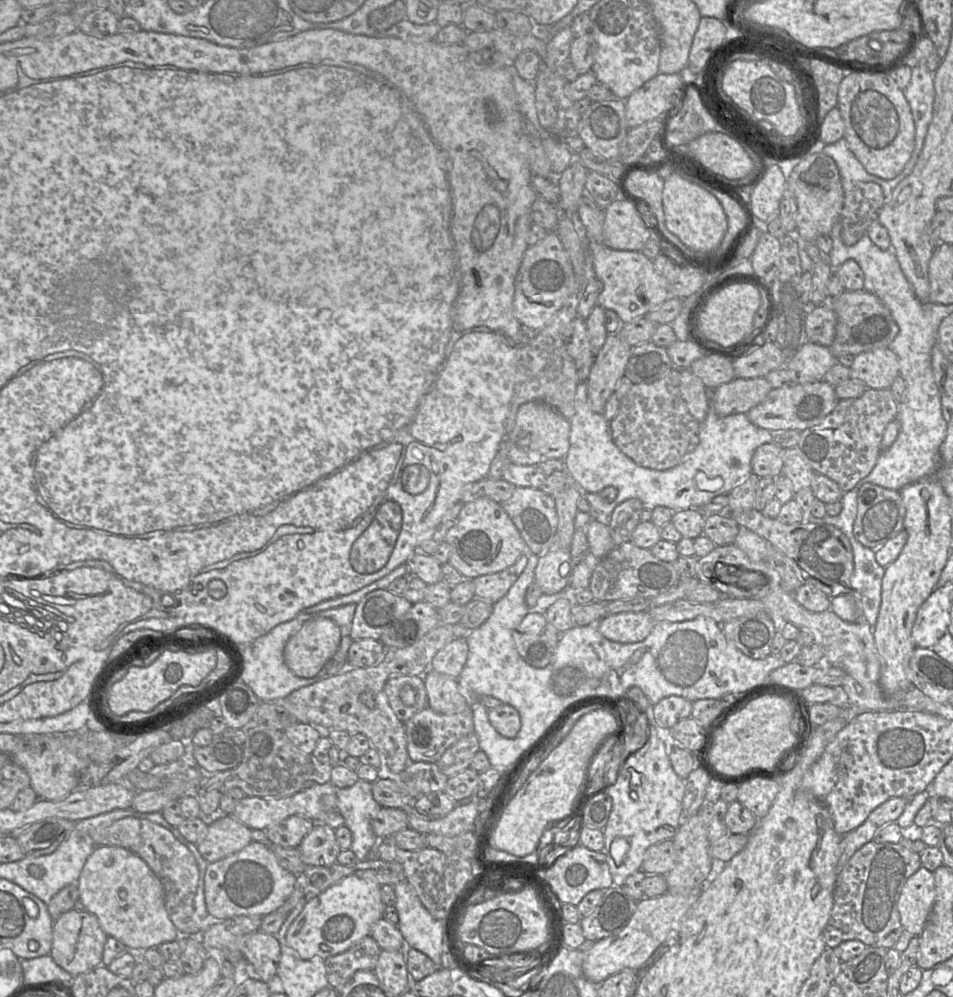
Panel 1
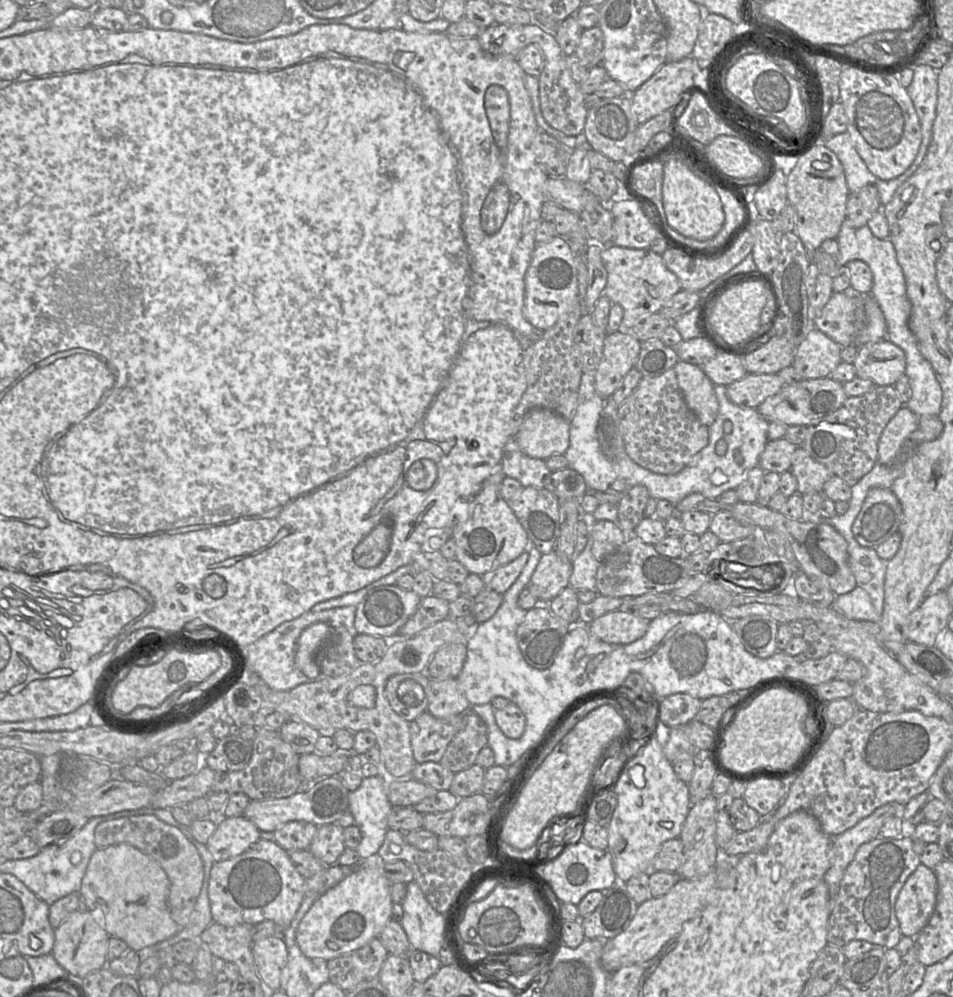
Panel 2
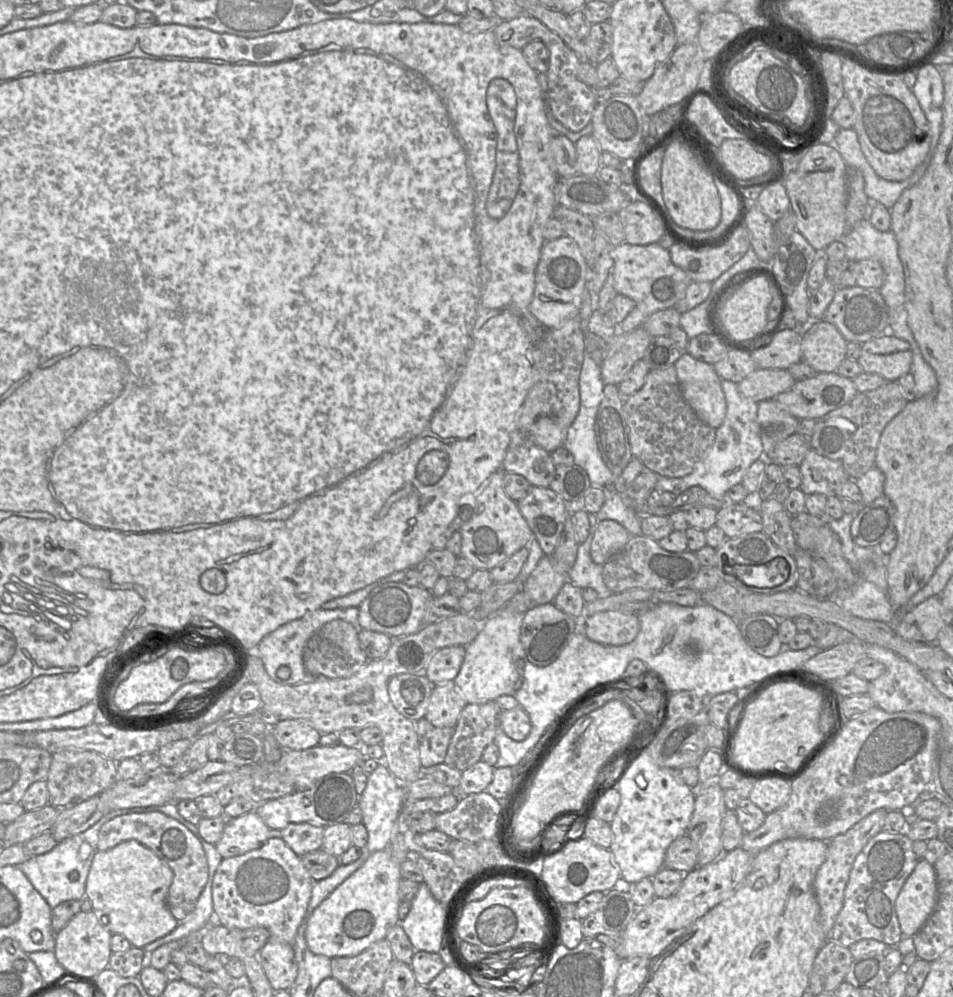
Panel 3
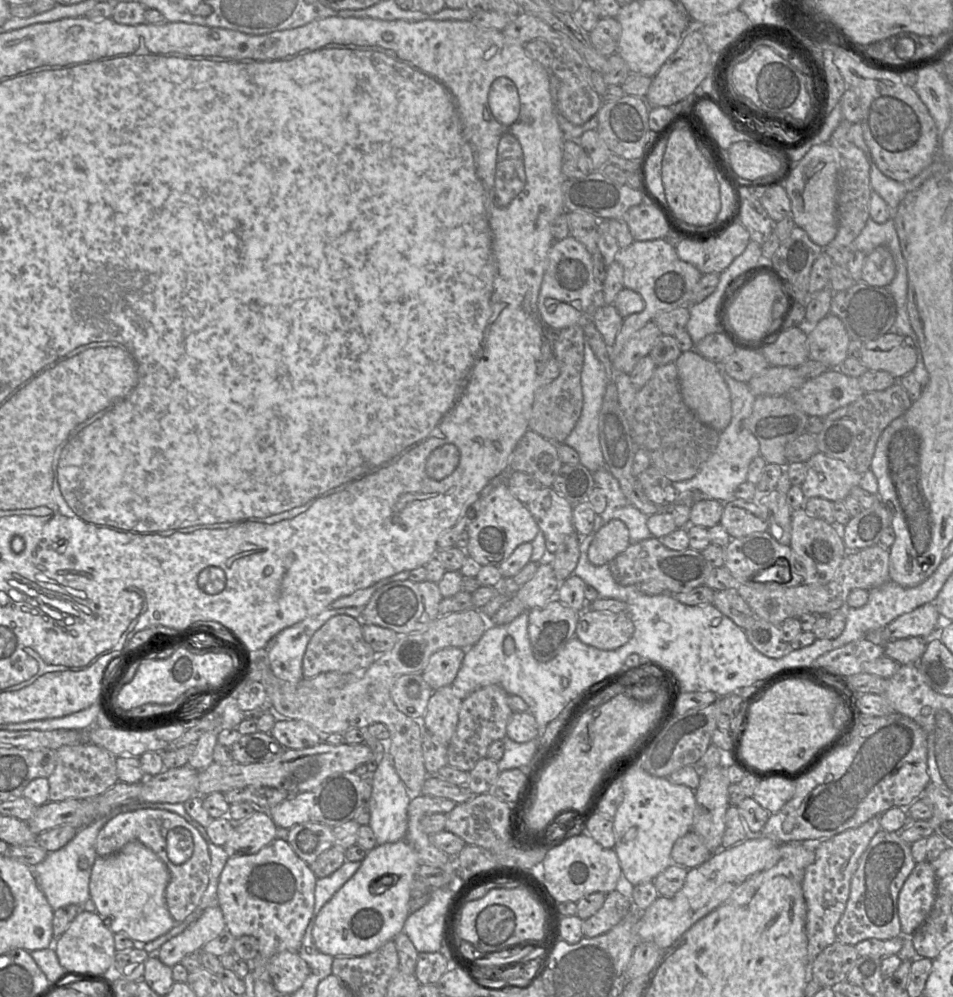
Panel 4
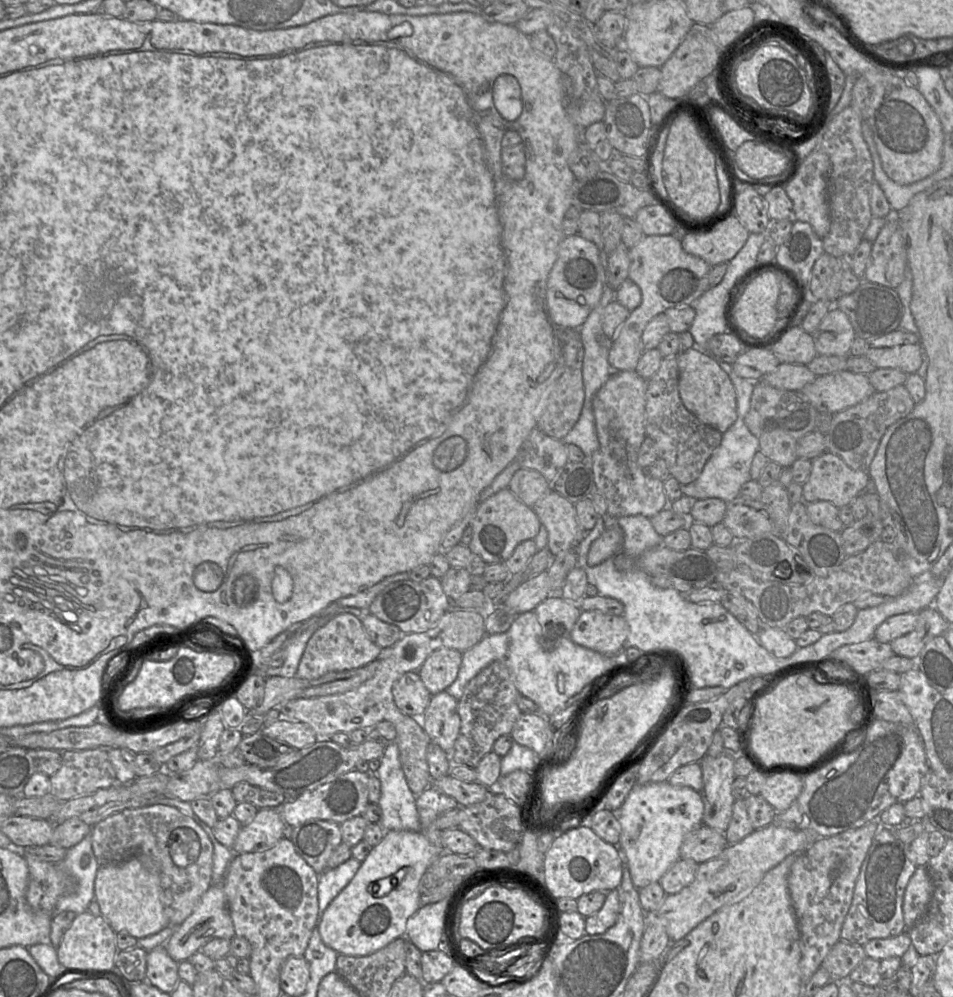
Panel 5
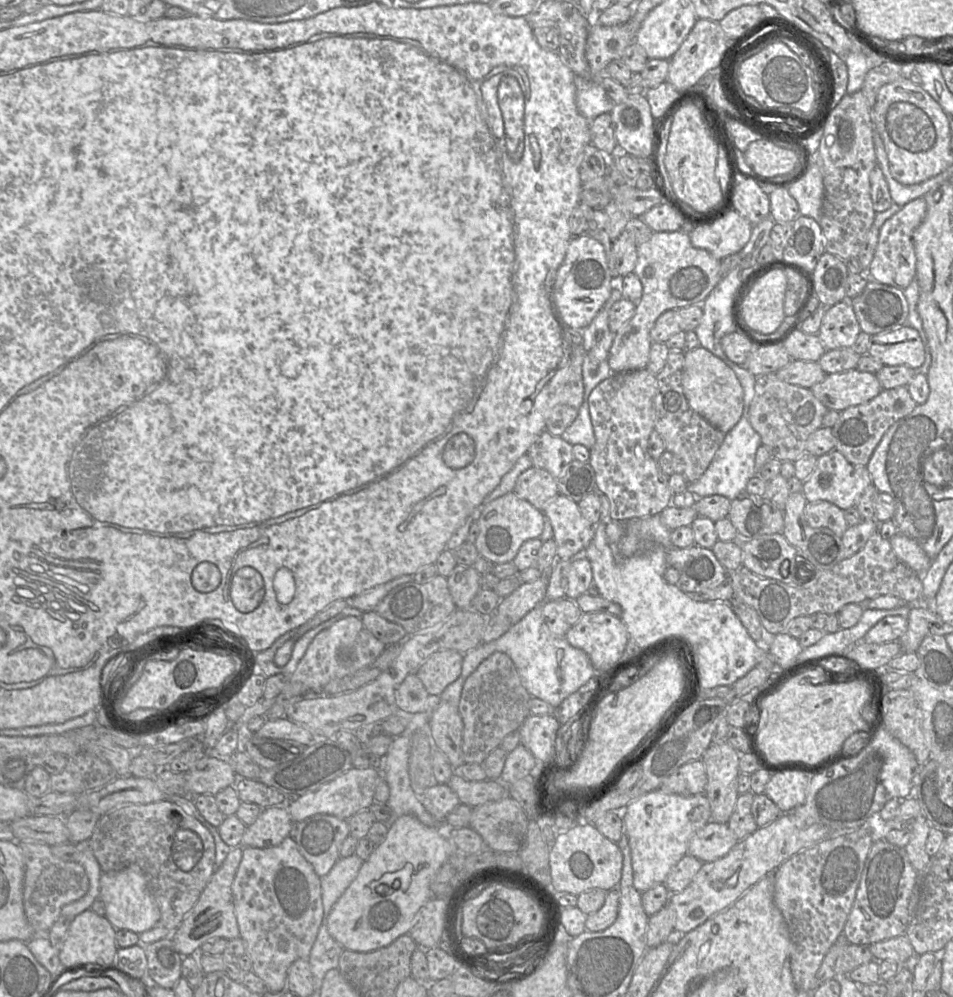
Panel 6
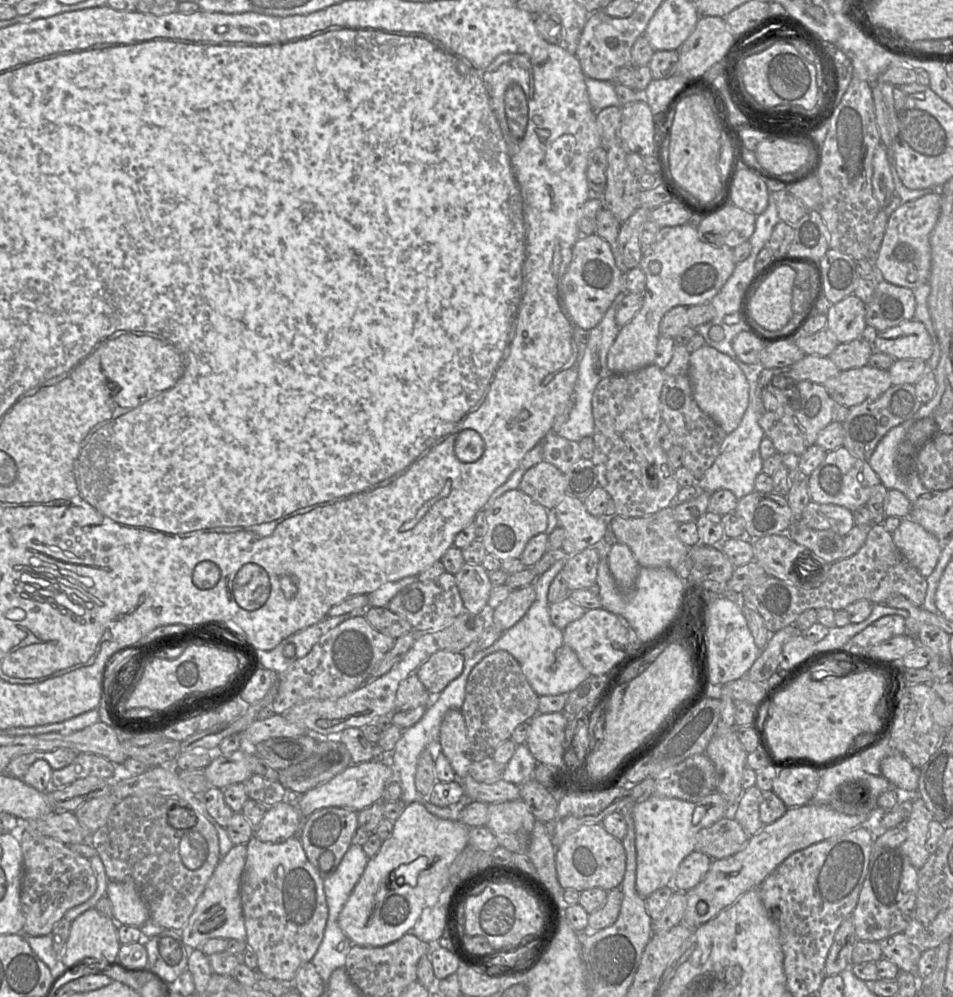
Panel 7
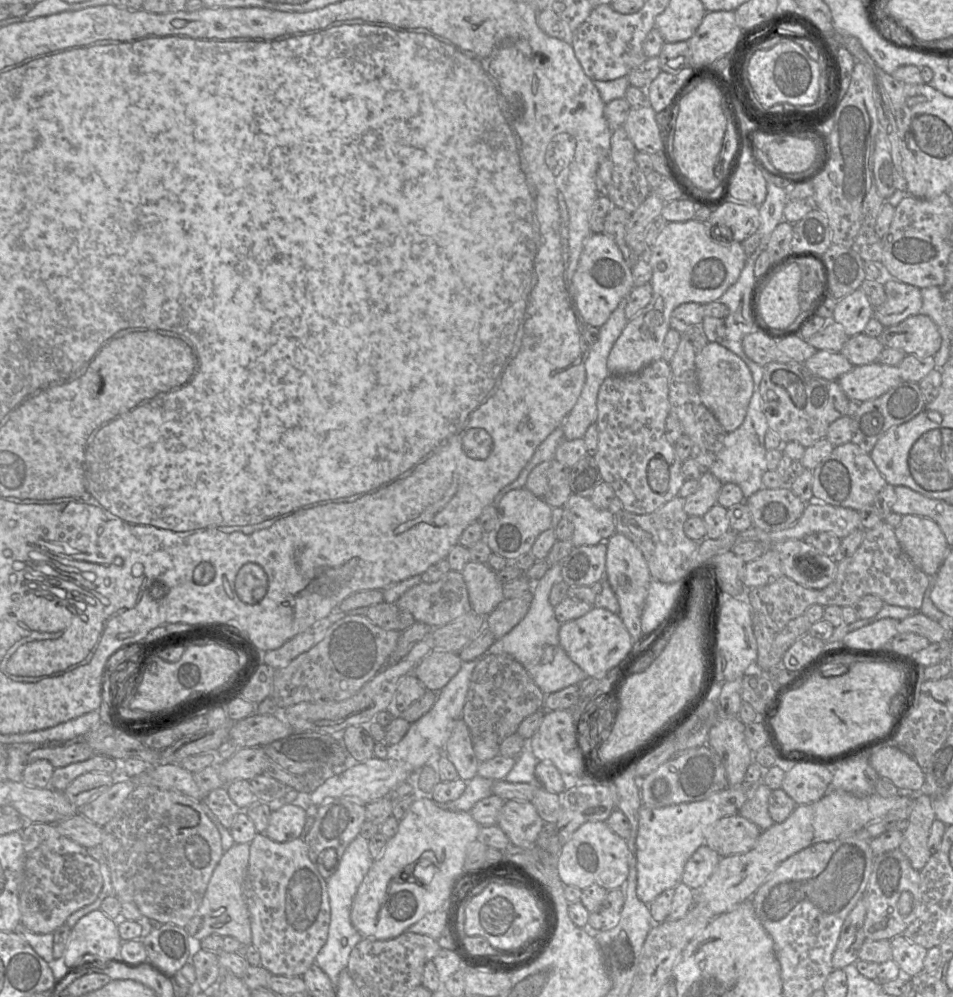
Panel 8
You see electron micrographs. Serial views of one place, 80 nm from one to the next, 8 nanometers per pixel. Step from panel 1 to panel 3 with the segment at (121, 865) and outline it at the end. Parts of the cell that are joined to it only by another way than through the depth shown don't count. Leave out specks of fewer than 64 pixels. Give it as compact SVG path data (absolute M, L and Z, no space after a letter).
M130 839L119 843L118 845L114 846L111 849L105 851L97 851L95 853L86 880L85 896L92 903L94 909L92 911L98 910L99 912L103 912L103 915L108 916L109 918L108 925L104 926L107 930L109 930L112 934L120 934L124 936L131 943L133 947L143 948L147 944L171 933L179 923L174 918L167 905L167 894L172 881L173 881L173 871L171 870L171 868L162 859L160 859L151 849L142 845L137 840Z

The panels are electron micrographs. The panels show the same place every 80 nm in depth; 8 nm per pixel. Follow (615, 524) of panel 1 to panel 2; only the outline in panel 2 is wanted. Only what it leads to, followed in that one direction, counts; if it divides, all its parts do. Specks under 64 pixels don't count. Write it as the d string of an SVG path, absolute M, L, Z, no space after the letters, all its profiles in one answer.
M636 485L626 491L617 505L617 525L627 537L633 536L636 527L644 518L644 510L650 498L647 488Z

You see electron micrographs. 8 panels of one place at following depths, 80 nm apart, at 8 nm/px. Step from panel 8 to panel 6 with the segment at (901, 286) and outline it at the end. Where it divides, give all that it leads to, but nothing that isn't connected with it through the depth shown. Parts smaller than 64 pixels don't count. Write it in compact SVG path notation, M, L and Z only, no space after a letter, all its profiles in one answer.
M869 280L863 292L851 299L861 331L871 336L904 326L909 307L903 290Z

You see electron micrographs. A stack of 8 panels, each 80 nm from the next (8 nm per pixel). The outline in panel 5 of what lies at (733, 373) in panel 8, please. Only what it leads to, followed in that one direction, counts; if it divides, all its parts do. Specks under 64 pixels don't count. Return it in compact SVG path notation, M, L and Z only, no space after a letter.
M695 347L677 355L679 368L679 393L686 409L702 423L722 434L737 419L736 391L727 373L710 356Z

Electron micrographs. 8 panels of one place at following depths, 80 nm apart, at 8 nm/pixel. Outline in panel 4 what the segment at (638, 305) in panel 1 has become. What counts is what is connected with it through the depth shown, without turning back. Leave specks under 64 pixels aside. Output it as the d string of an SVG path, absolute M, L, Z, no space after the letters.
M665 239L634 241L627 248L622 248L618 251L615 256L615 261L623 268L623 286L640 294L645 302L645 307L641 312L630 314L623 319L621 328L611 347L612 356L618 355L630 338L658 314L681 306L689 306L692 303L693 290L703 275L696 267L681 260L677 255L675 247Z

